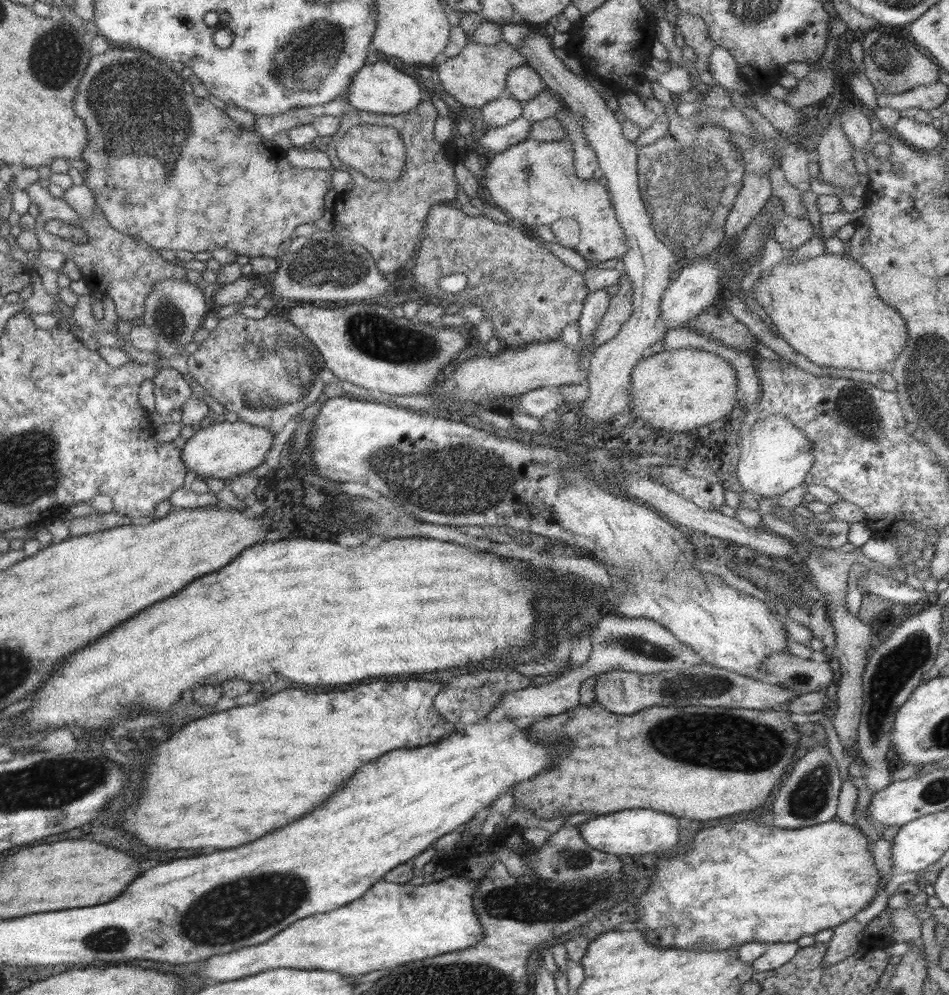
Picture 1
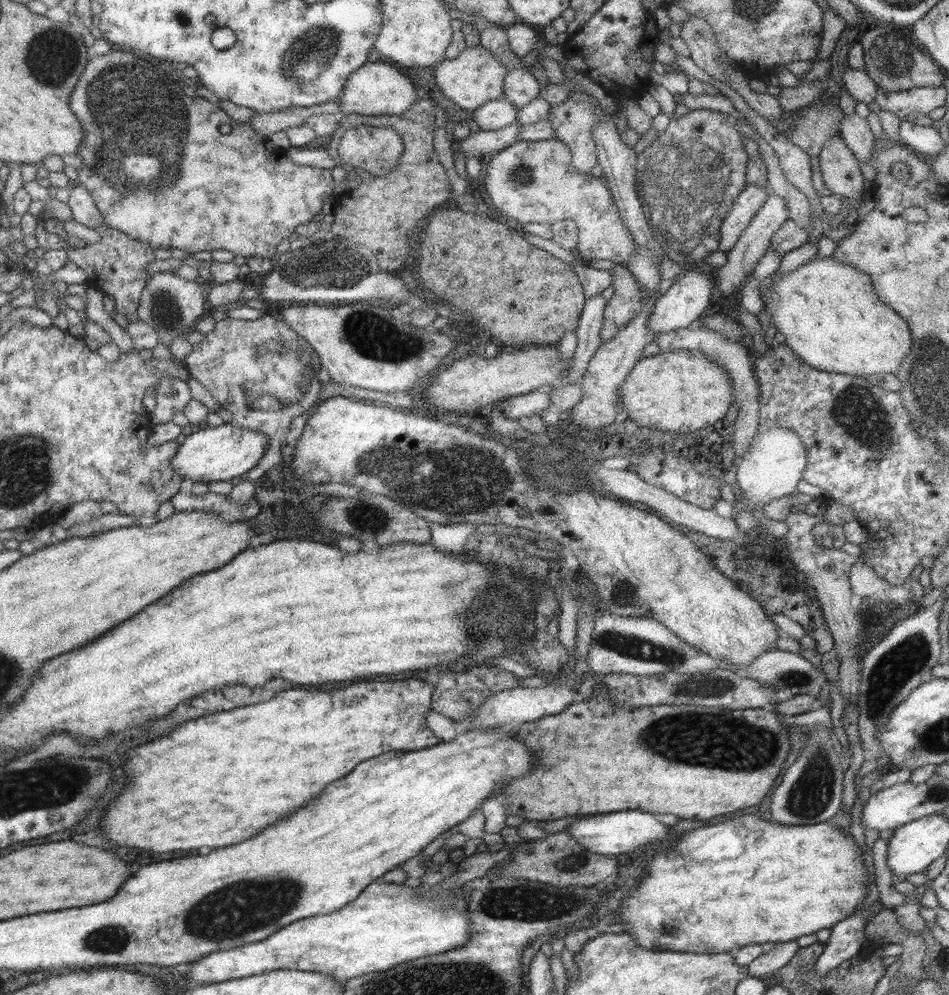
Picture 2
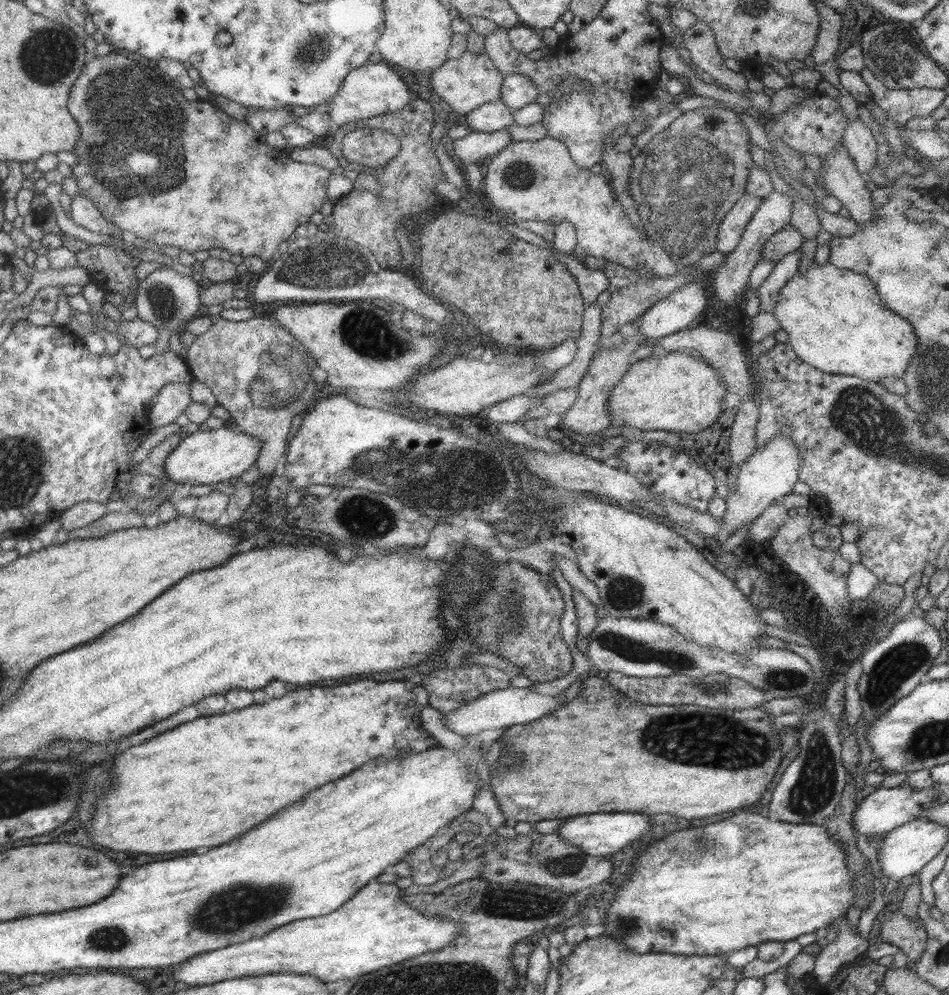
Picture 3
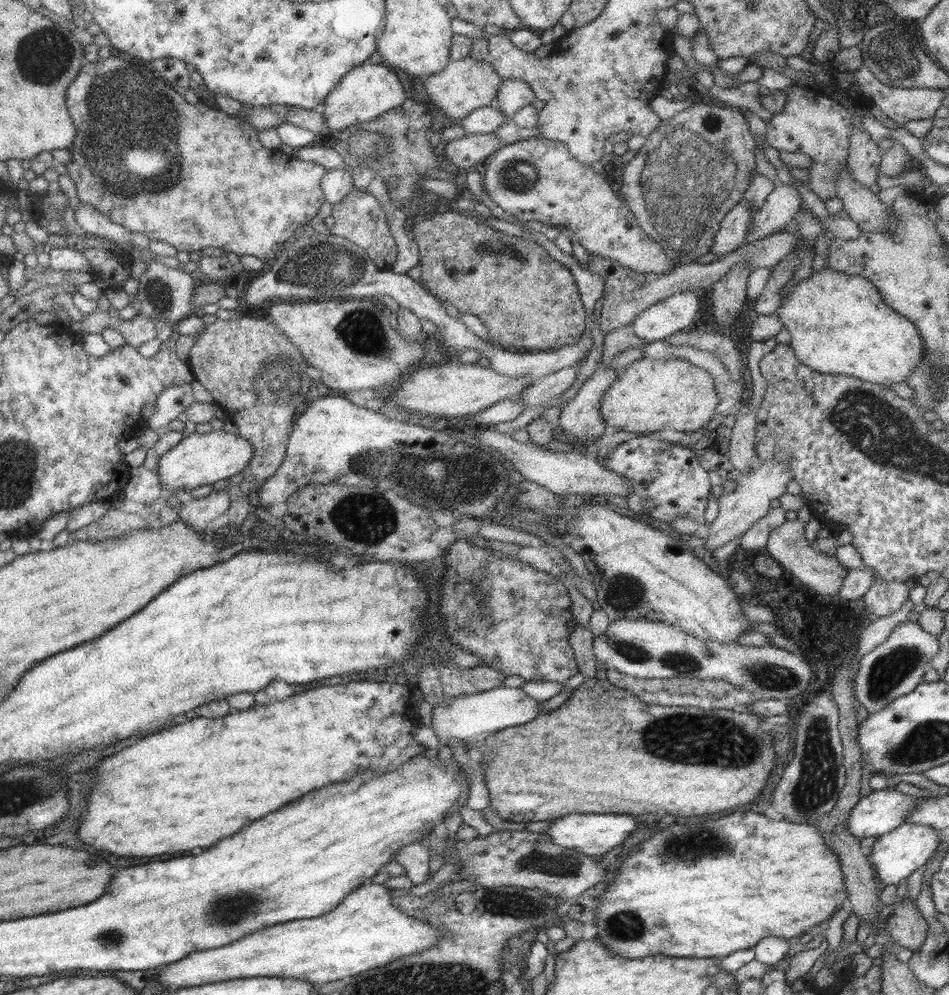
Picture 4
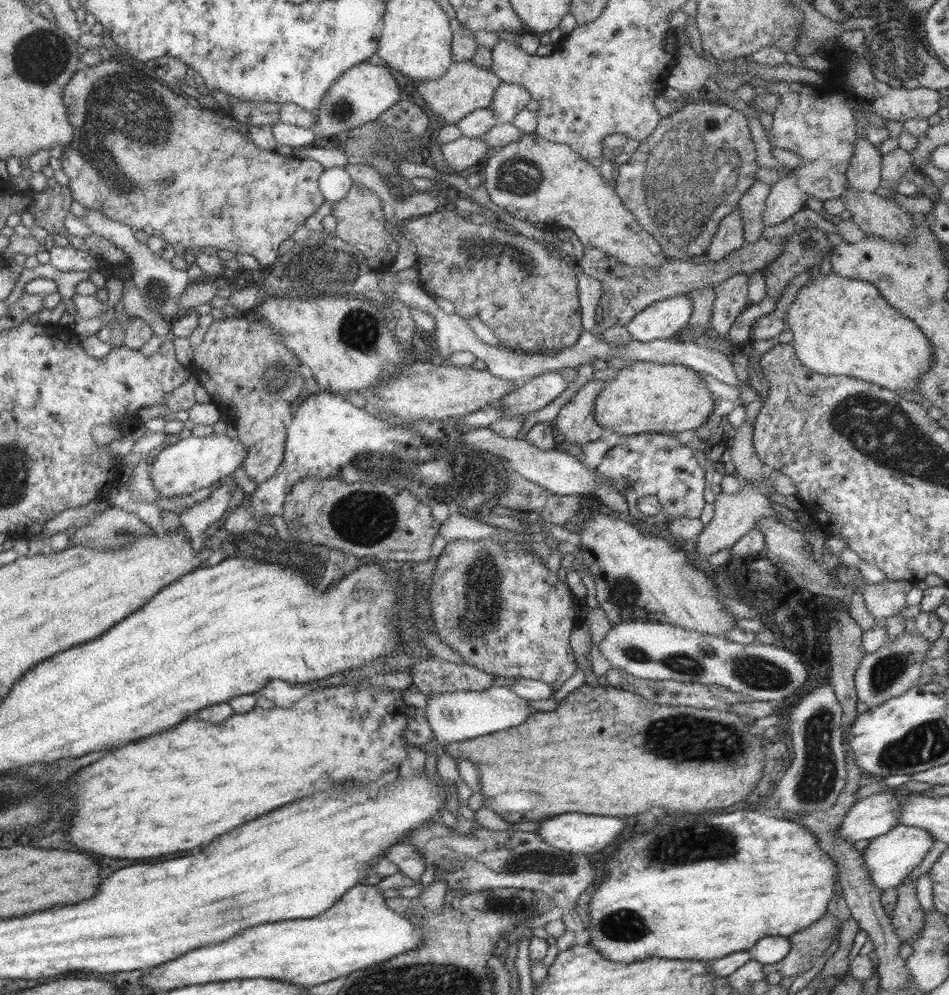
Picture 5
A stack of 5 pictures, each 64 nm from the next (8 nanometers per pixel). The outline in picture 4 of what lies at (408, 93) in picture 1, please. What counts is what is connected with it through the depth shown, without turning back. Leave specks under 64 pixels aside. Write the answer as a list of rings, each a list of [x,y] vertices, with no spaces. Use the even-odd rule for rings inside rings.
[[[370,60],[352,68],[343,80],[326,96],[321,105],[322,115],[326,117],[326,127],[322,140],[329,140],[342,129],[372,119],[400,106],[406,98],[406,89],[400,84],[398,76],[384,63],[373,64]]]

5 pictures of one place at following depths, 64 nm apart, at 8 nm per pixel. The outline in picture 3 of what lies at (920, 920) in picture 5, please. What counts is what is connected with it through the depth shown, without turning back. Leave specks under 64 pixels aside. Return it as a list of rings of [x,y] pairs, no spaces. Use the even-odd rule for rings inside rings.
[[[899,909],[894,914],[882,918],[879,936],[906,954],[907,966],[912,970],[914,962],[924,954],[928,940],[924,924],[908,918]]]

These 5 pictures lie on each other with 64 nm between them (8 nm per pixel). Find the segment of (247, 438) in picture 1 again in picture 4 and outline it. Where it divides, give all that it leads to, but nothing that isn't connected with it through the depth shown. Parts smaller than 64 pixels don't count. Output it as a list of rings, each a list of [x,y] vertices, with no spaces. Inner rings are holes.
[[[224,429],[213,430],[210,433],[186,434],[181,441],[160,456],[158,460],[158,477],[162,488],[172,492],[179,489],[192,490],[202,485],[212,485],[218,480],[229,479],[240,474],[248,467],[248,462],[254,456],[254,447],[248,439],[225,432]]]

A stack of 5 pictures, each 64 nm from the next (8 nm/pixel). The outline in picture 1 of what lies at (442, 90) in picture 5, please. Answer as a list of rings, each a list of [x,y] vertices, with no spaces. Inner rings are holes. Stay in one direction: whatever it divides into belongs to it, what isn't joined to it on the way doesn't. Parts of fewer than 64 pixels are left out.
[[[470,41],[460,54],[446,60],[438,67],[440,83],[448,94],[456,97],[462,105],[480,109],[488,102],[505,95],[508,73],[514,68],[527,65],[527,58],[506,41],[494,45],[481,45]]]

